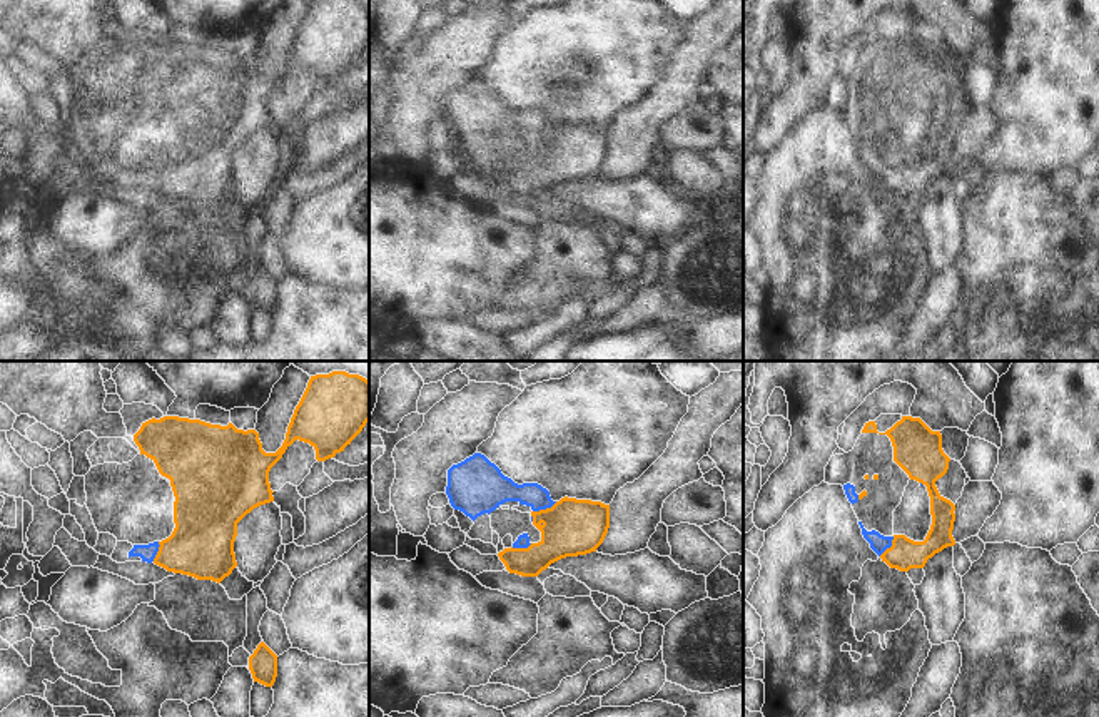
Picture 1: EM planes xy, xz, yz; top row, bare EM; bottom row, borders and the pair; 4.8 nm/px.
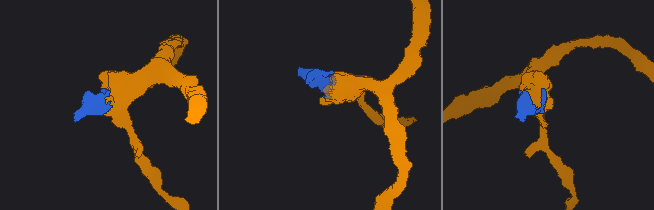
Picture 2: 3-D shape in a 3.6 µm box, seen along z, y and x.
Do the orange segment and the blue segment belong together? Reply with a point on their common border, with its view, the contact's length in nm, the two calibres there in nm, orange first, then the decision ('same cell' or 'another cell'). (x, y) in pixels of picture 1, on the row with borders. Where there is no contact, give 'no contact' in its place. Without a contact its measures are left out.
meets orange in xz at (546, 508); contact 130 nm long; 280 nm thick on the orange side, 140 nm on the other; another cell

